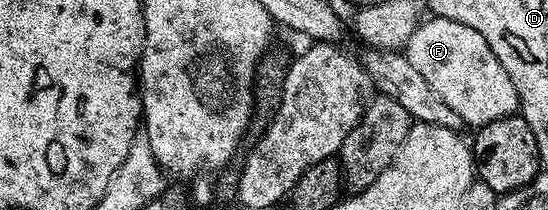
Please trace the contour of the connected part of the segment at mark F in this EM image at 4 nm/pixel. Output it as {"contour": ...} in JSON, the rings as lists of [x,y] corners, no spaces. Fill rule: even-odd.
{"contour":[[[431,16],[412,33],[404,54],[432,91],[460,115],[466,127],[481,127],[519,112],[516,87],[480,31],[472,31],[472,27],[464,27],[464,23],[452,19]]]}

